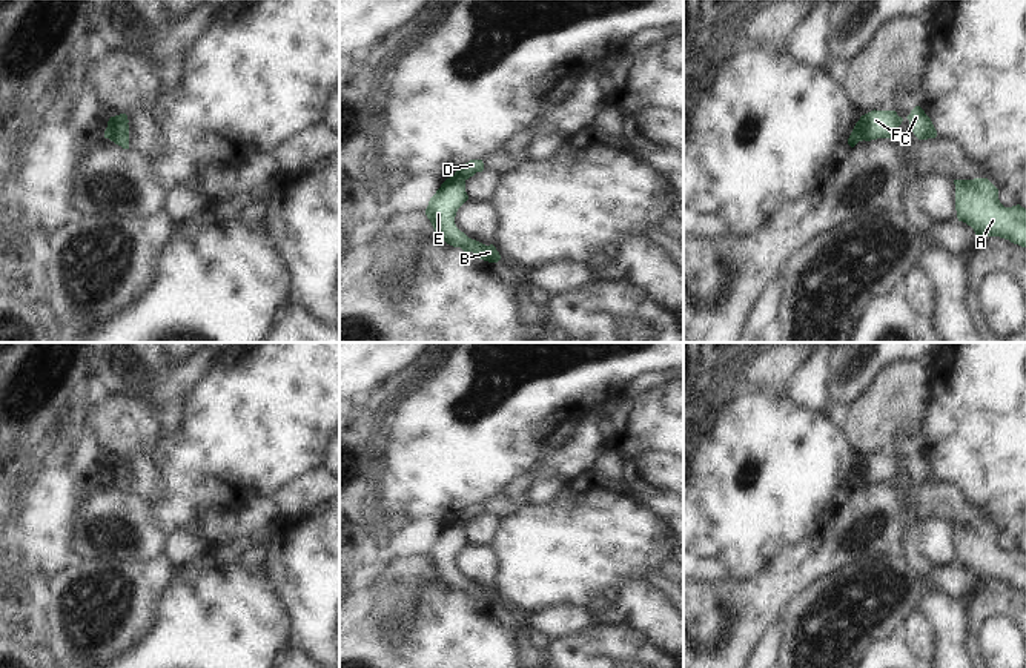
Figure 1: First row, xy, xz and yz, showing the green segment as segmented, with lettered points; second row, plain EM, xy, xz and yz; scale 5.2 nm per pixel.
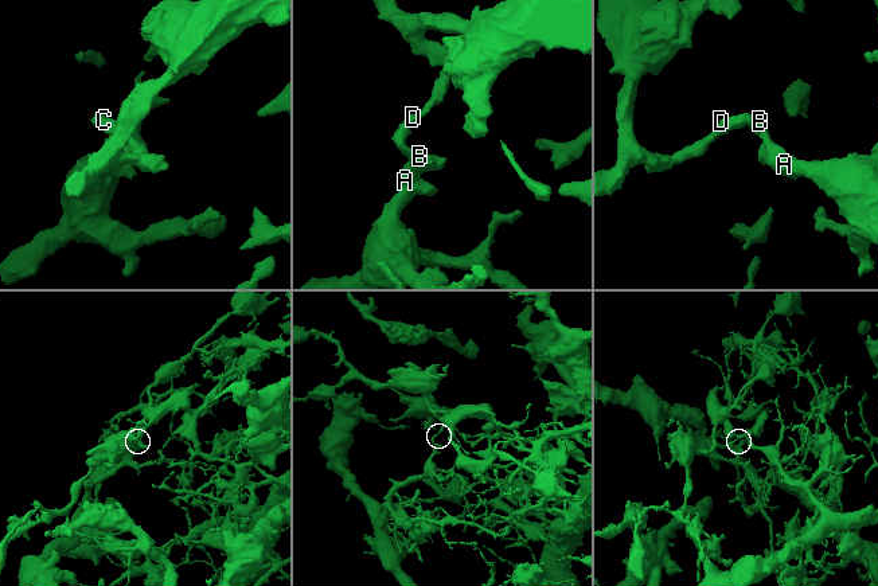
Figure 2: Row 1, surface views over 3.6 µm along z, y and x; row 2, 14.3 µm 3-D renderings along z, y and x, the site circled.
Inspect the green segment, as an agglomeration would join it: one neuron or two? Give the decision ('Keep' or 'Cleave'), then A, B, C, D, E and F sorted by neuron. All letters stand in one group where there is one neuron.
Cleave. Groups: A B C E F / D.

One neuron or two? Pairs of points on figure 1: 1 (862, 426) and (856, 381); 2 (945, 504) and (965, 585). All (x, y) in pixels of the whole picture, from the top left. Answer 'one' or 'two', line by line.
1: two
2: two

